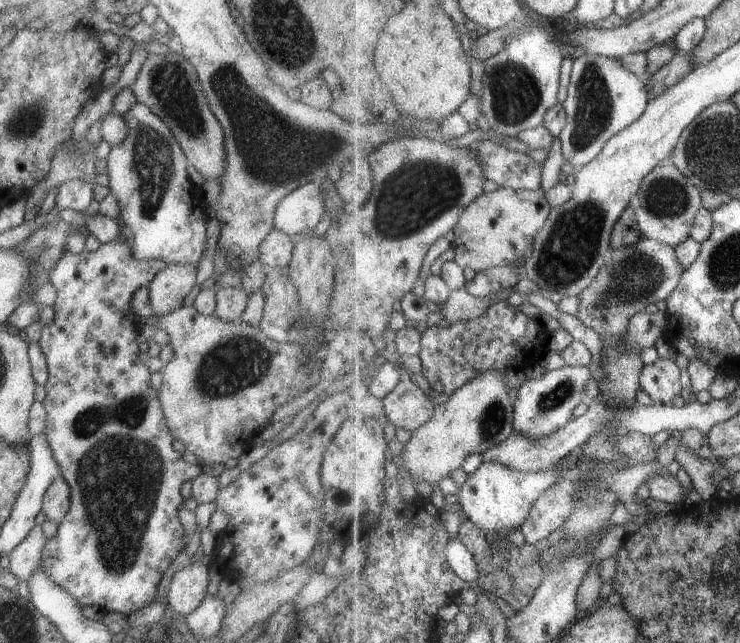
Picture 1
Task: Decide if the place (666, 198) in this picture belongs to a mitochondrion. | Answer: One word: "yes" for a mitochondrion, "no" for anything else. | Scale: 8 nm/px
yes

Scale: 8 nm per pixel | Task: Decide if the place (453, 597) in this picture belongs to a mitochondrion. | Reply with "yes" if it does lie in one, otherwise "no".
no

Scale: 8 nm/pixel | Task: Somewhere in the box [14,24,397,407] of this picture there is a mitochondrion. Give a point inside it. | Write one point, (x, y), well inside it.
(258, 140)

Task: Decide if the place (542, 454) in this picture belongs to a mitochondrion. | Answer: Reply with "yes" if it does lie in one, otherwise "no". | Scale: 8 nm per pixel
no

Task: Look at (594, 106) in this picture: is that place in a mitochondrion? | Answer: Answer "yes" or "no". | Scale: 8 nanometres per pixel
yes

